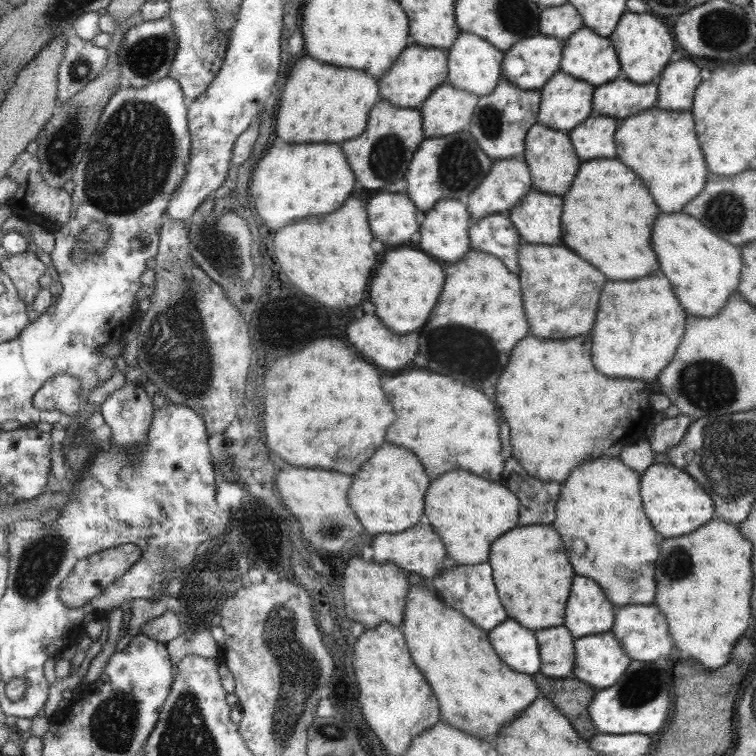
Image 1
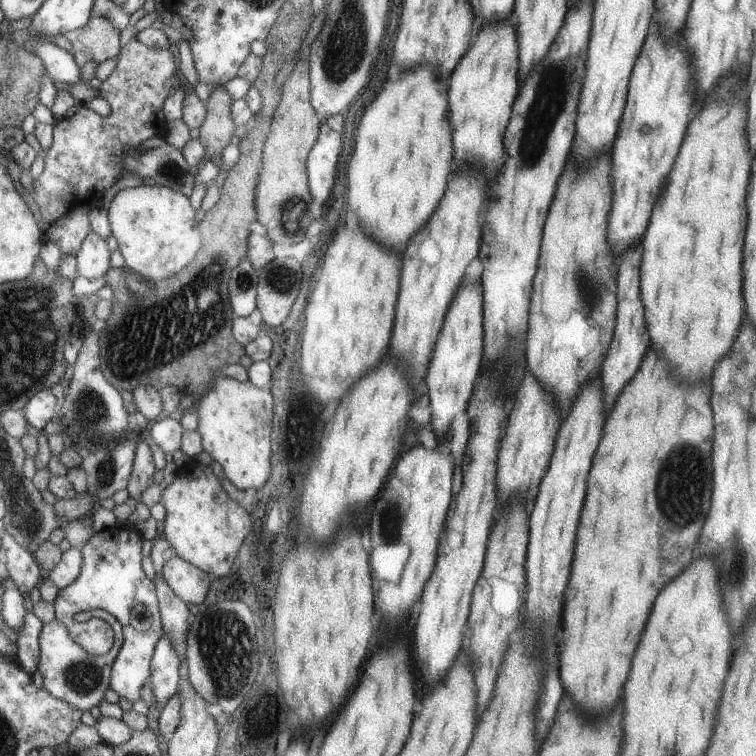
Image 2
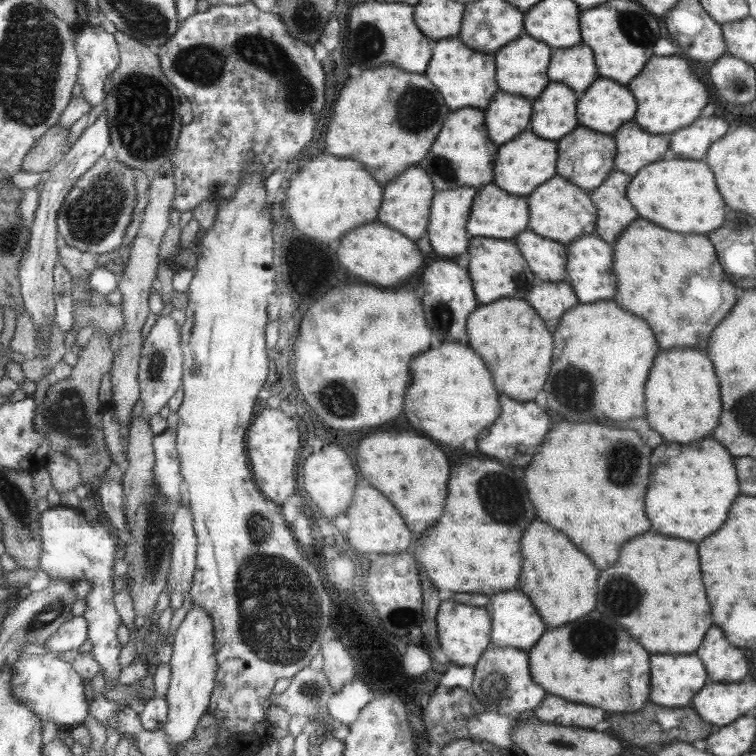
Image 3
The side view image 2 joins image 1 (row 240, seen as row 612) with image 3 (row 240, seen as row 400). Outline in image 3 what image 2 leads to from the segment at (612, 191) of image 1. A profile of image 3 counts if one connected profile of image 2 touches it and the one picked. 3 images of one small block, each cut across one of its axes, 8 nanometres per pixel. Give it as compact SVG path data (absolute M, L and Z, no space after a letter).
M639 218L615 240L615 276L619 276L619 296L615 294L614 302L635 316L643 316L655 328L663 349L687 347L704 352L709 332L737 300L737 288L719 268L705 236L667 232Z

